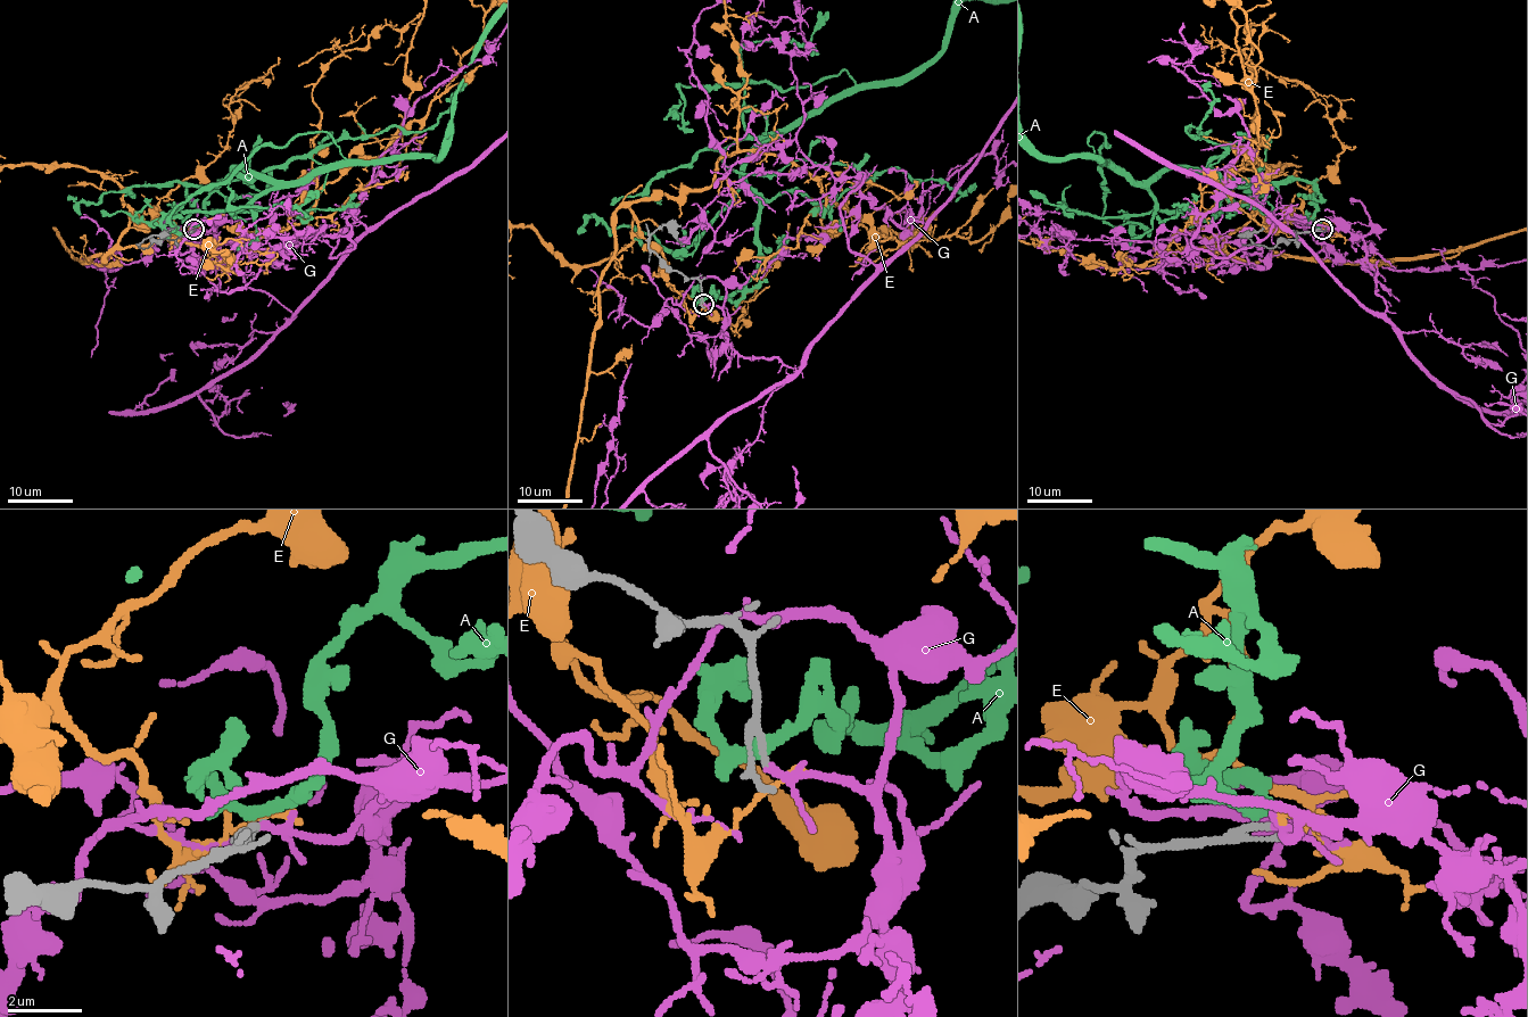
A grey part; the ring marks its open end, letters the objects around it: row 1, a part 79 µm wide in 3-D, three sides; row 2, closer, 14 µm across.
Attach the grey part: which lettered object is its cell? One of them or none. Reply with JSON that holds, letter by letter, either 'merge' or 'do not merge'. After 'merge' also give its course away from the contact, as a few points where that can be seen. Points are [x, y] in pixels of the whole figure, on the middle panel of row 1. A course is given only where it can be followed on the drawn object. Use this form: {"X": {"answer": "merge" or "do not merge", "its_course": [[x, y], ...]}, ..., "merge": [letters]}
{"A": {"answer": "do not merge"}, "E": {"answer": "do not merge"}, "G": {"answer": "merge"}, "merge": ["G"]}

